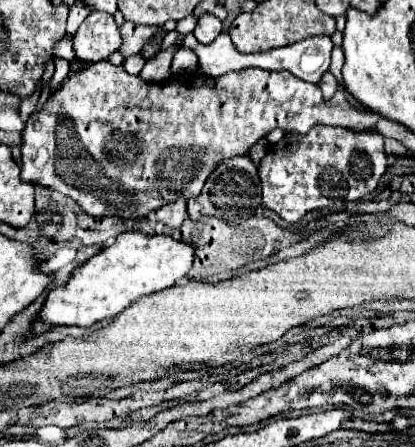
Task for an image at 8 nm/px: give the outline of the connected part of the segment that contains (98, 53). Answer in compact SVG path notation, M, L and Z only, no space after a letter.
M92 11L80 25L74 37L74 55L84 63L106 61L112 53L120 51L122 35L110 13Z

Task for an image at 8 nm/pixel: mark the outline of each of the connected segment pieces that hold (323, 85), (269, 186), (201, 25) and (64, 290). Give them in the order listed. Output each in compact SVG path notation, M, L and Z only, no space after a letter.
M326 73L326 75L322 77L322 81L320 81L320 89L322 89L322 93L324 93L326 99L330 99L330 97L334 95L334 91L336 91L336 79L334 79L332 73Z
M316 125L306 135L288 133L284 141L269 149L258 165L258 177L262 183L262 205L278 213L284 221L296 225L306 213L316 209L338 209L344 201L358 201L378 187L380 177L386 173L384 139L376 133L358 133L344 127Z
M202 15L198 19L196 29L194 29L194 37L202 45L212 43L220 33L222 33L222 21L218 17L214 17L214 15Z
M120 233L116 241L90 257L86 263L76 267L66 285L54 287L44 301L42 311L32 323L34 335L44 335L54 327L92 327L102 319L112 319L122 313L130 303L144 295L168 289L182 281L194 261L194 247L172 239L170 235L142 235L142 233Z

